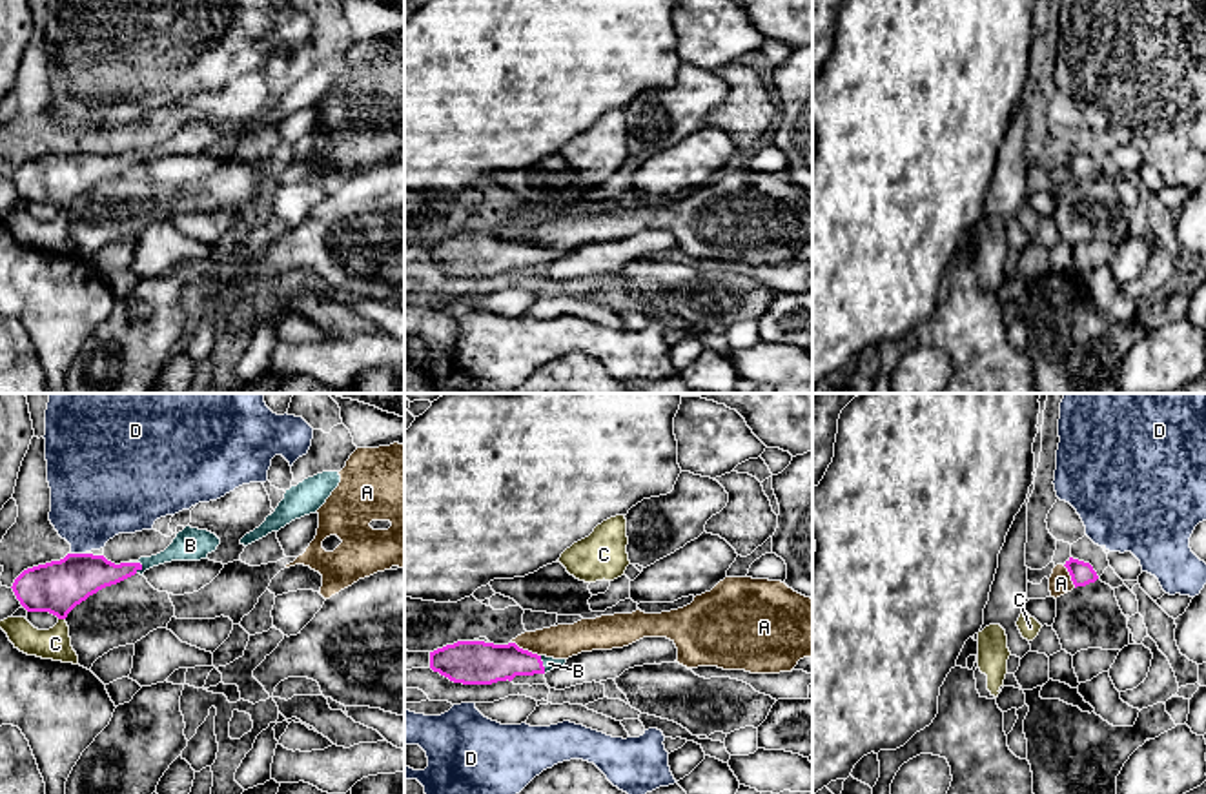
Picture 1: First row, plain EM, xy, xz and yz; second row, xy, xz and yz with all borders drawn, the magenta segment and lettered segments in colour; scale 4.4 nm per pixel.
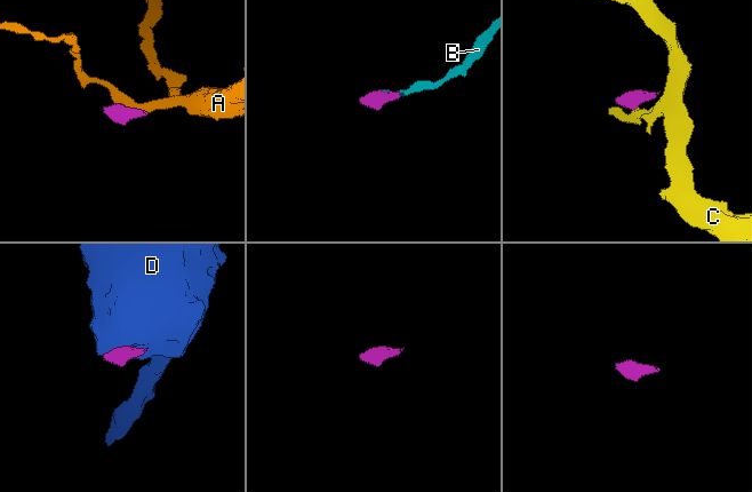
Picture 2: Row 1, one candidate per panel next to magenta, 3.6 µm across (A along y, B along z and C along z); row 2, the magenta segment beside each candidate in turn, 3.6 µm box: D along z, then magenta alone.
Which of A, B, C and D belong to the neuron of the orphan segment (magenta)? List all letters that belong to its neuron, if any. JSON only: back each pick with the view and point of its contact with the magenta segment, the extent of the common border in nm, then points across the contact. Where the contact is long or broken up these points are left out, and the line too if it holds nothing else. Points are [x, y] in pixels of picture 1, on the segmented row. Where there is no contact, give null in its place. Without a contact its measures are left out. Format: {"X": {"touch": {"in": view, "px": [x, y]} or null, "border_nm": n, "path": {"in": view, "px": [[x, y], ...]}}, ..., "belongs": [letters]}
{"B": {"touch": {"in": "xy", "px": [137, 563]}, "border_nm": 70, "path": {"in": "xy", "px": [[82, 574], [121, 572], [137, 563], [159, 559], [190, 545]]}}, "belongs": ["B"]}

